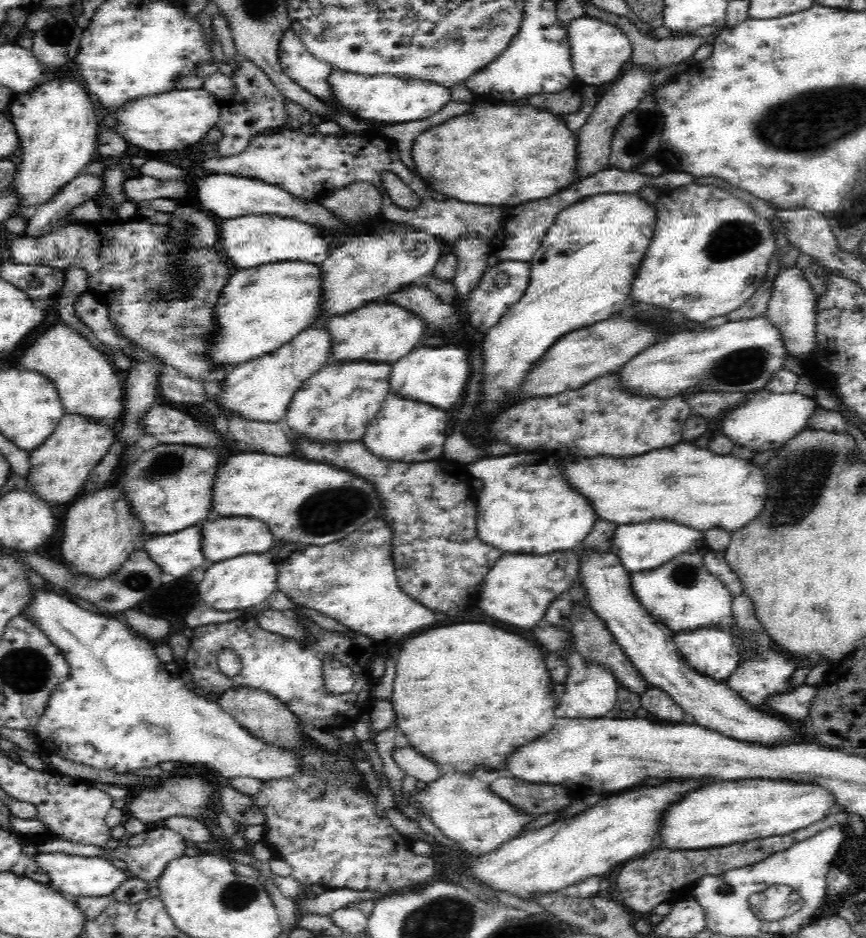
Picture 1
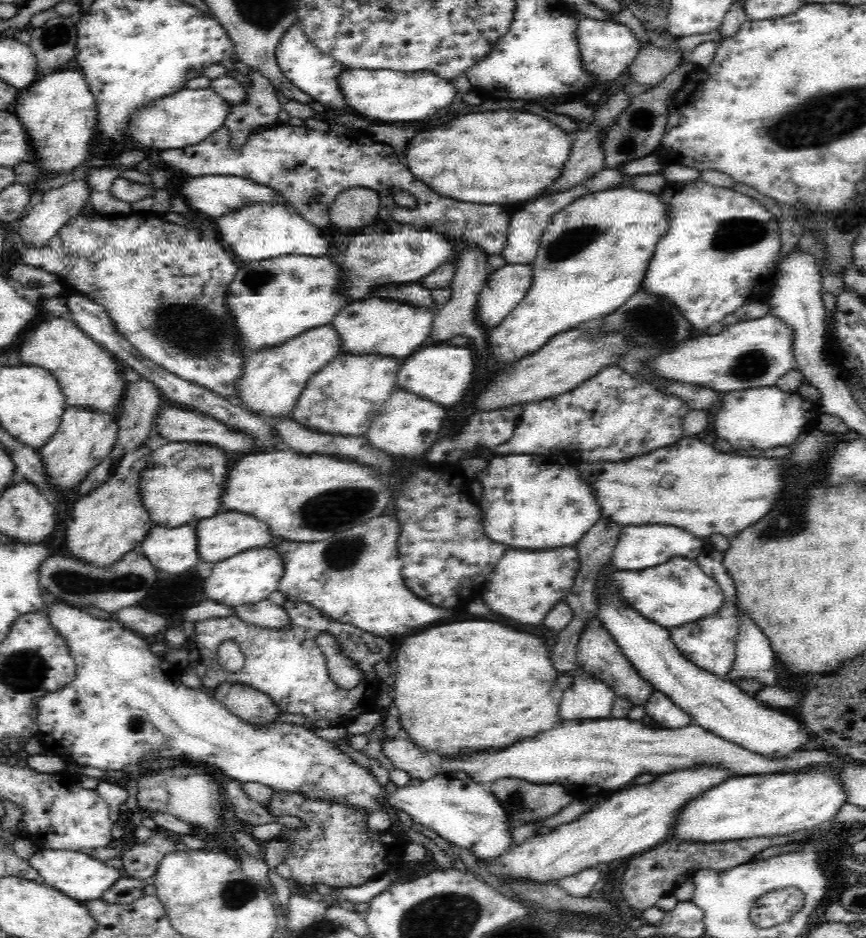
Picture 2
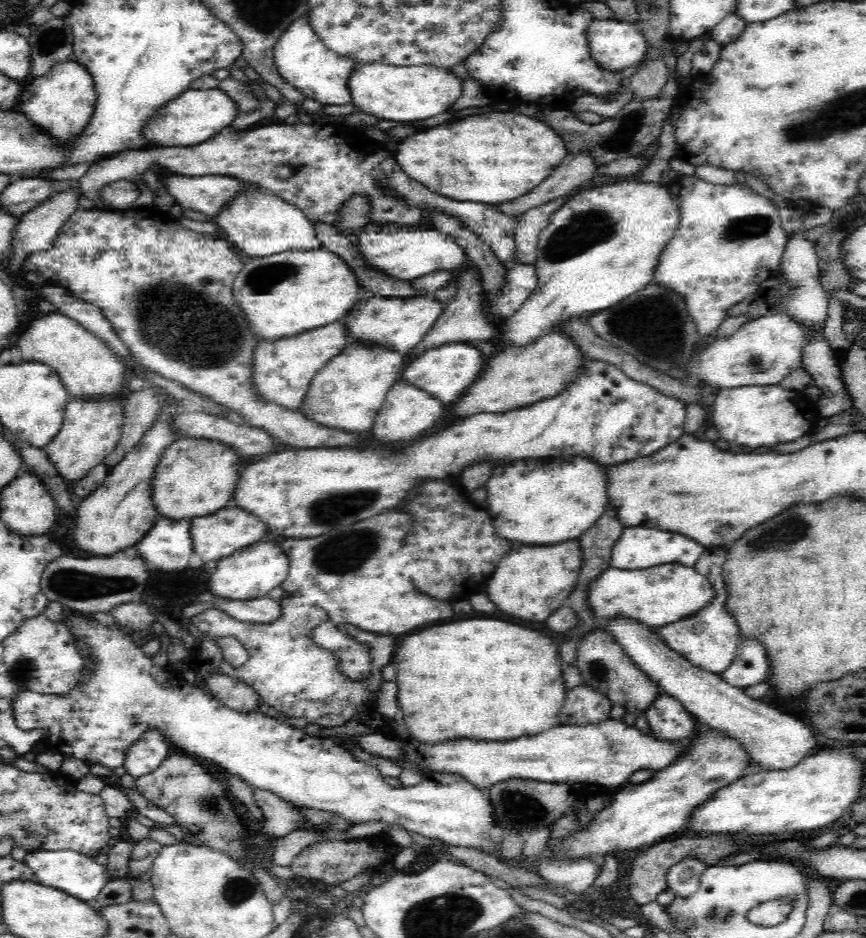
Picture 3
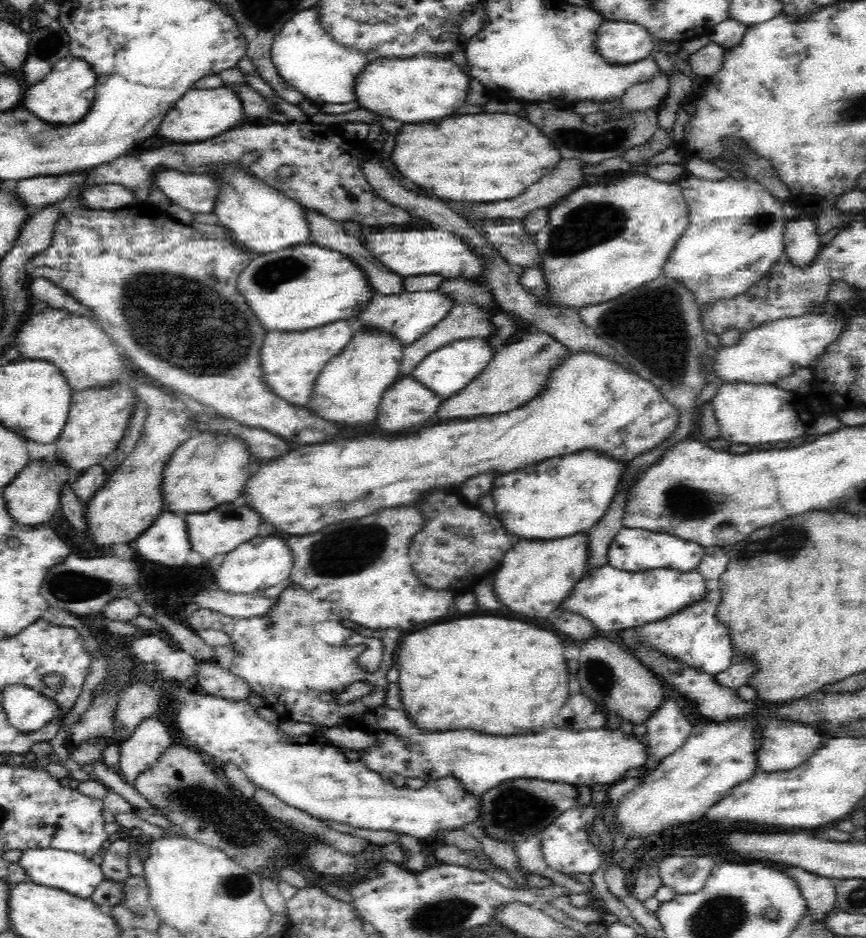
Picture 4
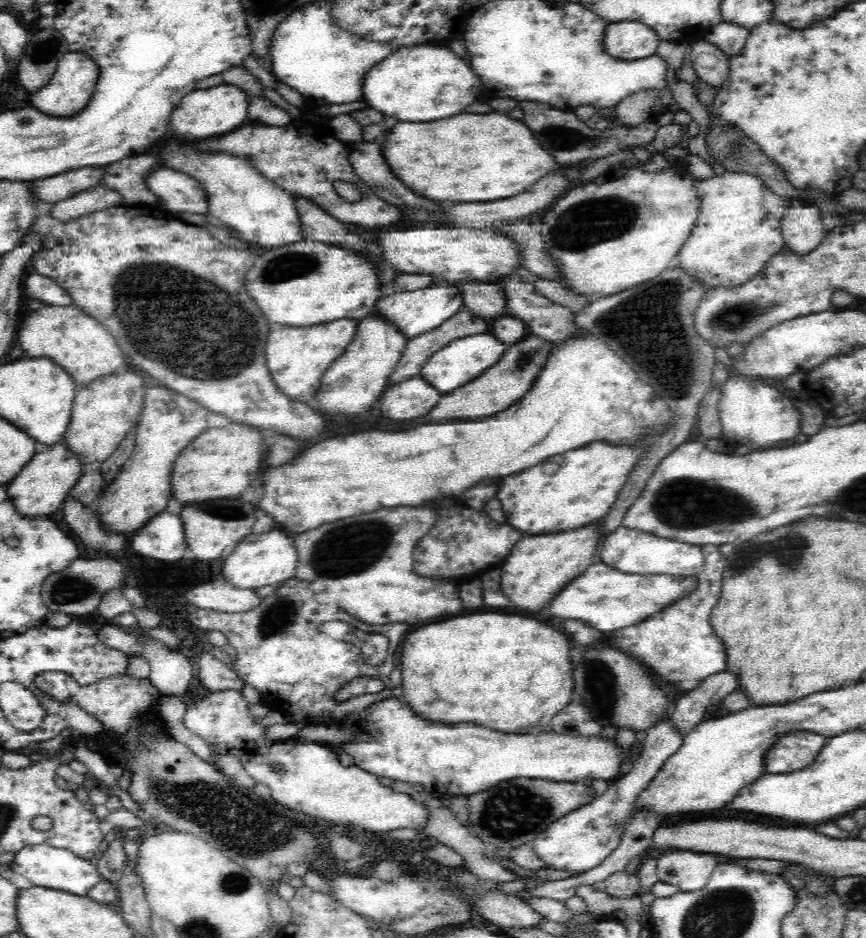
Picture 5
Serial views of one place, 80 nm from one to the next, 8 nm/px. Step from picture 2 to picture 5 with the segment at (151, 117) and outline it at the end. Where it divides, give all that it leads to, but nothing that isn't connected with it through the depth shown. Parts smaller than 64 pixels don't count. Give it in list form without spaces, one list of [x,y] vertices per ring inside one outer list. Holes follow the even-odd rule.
[[[222,83],[212,88],[198,88],[190,91],[176,106],[170,116],[170,130],[182,138],[209,138],[229,133],[244,124],[248,118],[248,105],[250,96],[245,89],[234,84]]]

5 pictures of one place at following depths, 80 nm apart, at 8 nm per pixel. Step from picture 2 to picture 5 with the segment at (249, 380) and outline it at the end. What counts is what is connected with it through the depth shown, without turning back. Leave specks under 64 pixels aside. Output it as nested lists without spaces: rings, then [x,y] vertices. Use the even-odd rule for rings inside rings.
[[[342,318],[318,326],[287,326],[270,324],[270,334],[266,341],[265,357],[271,378],[291,400],[313,403],[313,398],[321,385],[323,372],[336,360],[354,340],[358,321]]]

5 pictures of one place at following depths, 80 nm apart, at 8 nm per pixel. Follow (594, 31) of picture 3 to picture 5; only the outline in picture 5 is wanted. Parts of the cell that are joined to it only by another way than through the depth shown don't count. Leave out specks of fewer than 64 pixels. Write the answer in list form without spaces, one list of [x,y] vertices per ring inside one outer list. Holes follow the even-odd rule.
[[[635,21],[610,23],[605,30],[604,45],[612,59],[634,61],[657,54],[659,36],[649,26]]]

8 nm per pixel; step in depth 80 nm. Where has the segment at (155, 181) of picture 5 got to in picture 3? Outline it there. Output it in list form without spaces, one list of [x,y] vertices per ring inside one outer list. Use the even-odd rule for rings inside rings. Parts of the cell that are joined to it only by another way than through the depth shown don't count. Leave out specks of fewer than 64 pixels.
[[[167,174],[164,180],[164,191],[180,204],[182,208],[216,216],[218,210],[236,194],[242,193],[242,180],[237,178],[206,175],[186,176]]]

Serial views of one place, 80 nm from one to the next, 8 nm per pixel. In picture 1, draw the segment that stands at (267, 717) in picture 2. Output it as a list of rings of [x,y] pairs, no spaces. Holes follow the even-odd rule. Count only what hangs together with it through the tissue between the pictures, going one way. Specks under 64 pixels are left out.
[[[234,686],[224,690],[216,702],[228,714],[231,714],[240,726],[249,730],[256,739],[262,739],[266,745],[294,748],[300,740],[300,724],[296,722],[296,715],[282,704],[274,695],[262,690],[251,689],[248,686]]]

